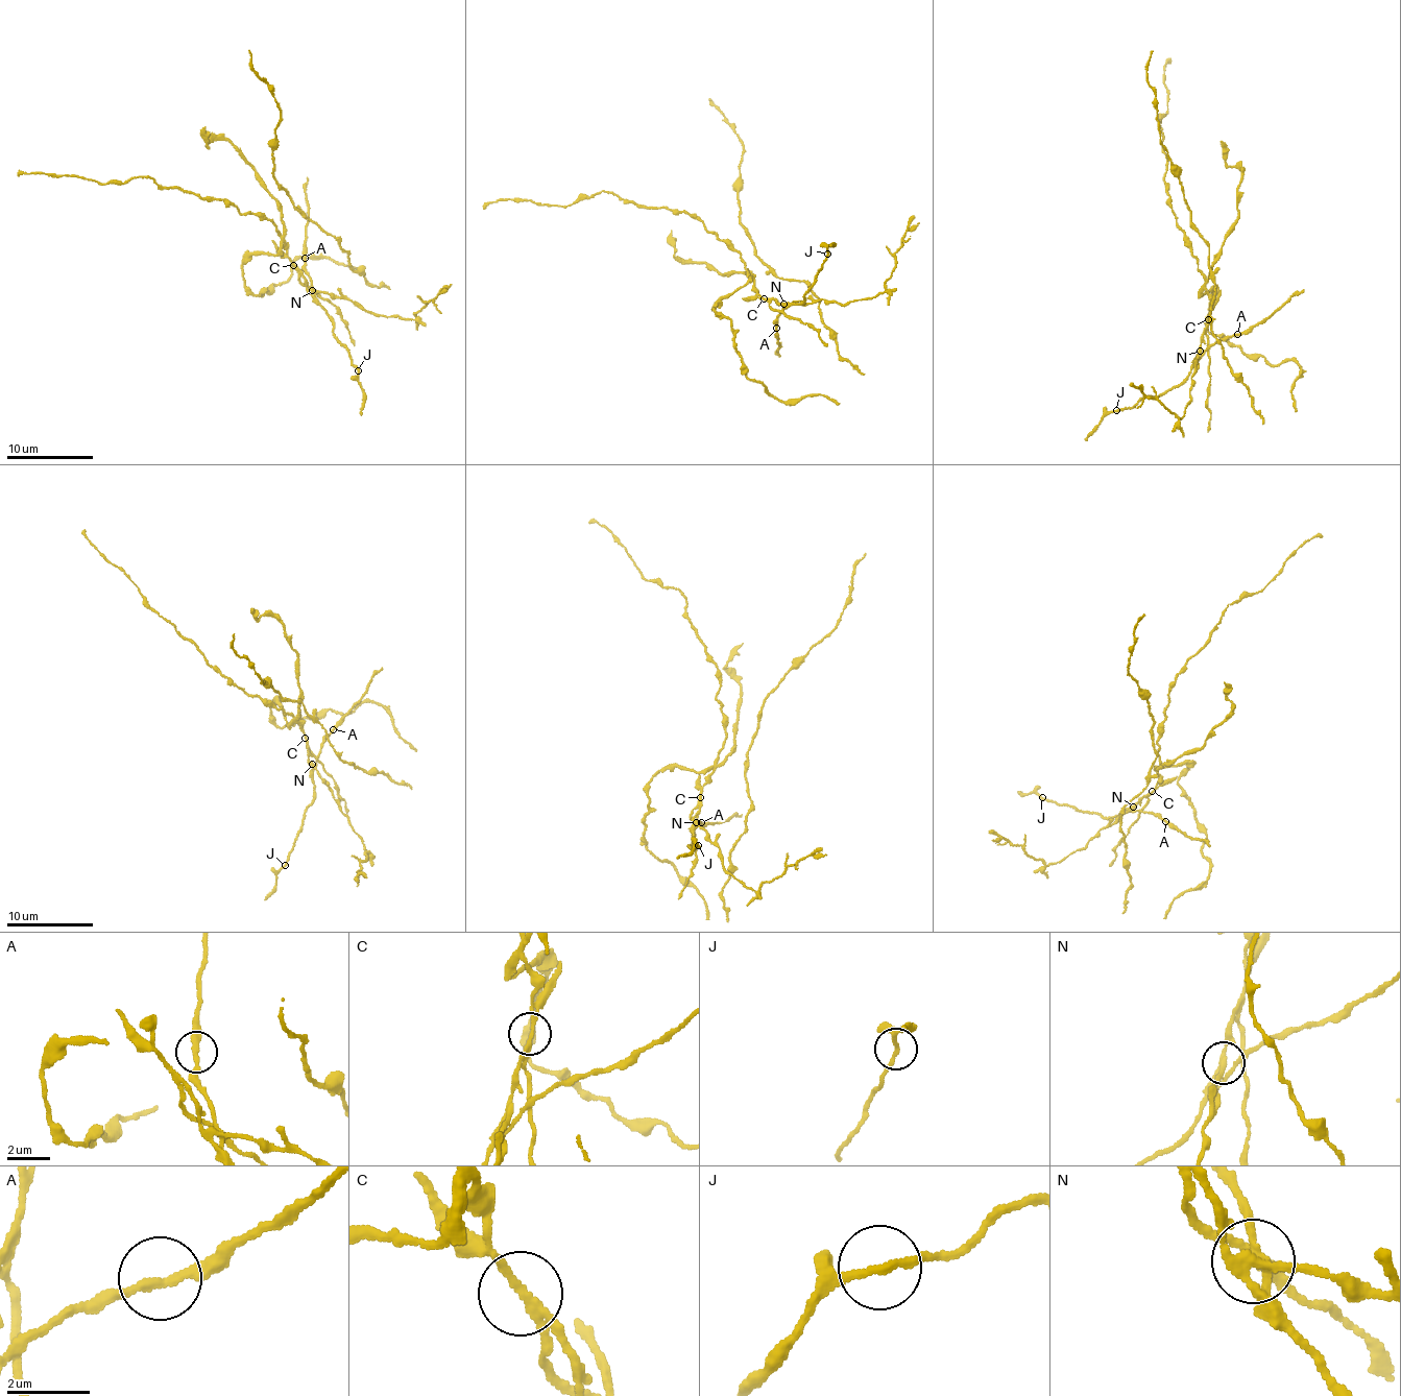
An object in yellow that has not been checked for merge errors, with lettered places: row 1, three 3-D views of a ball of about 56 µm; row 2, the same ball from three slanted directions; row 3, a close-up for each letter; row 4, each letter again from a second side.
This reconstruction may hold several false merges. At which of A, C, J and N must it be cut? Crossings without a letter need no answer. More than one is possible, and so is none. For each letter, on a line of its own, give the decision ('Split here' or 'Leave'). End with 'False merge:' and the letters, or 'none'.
A: Leave
C: Split here
J: Leave
N: Split here
False merge: C, N

